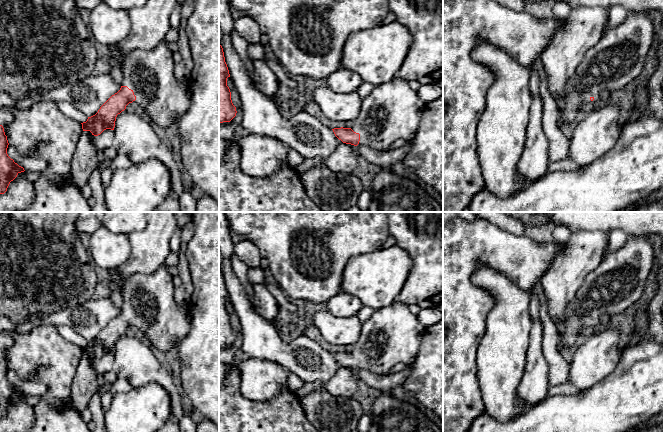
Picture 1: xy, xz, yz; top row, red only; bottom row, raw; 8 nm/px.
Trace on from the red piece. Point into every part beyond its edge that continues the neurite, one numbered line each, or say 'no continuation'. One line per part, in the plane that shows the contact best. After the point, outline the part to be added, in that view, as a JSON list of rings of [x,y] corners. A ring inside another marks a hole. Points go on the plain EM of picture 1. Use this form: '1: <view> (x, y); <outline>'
1: xy (160, 321); [[[166,264],[151,274],[139,273],[126,279],[120,293],[123,298],[122,310],[127,310],[134,316],[136,324],[132,327],[146,344],[164,352],[178,348],[191,327],[191,314],[188,306],[176,303],[173,277]]]

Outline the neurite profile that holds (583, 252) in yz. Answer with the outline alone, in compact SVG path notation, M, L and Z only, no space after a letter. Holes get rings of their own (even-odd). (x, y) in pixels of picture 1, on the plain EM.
M574 231L563 246L561 254L541 279L548 312L559 335L565 331L566 307L586 277L600 265L608 237L604 231Z

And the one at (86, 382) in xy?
M83 355L72 381L69 404L79 413L88 407L98 389L113 384L117 379L113 370L98 375L94 368L95 361L90 355Z

